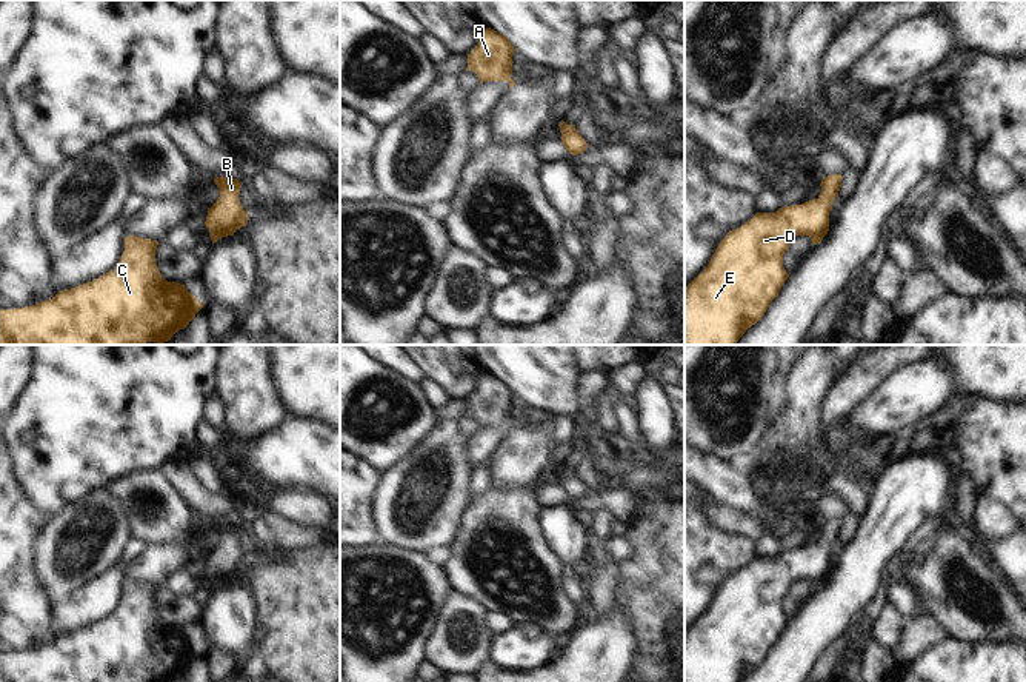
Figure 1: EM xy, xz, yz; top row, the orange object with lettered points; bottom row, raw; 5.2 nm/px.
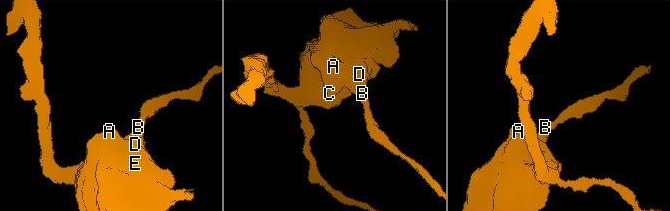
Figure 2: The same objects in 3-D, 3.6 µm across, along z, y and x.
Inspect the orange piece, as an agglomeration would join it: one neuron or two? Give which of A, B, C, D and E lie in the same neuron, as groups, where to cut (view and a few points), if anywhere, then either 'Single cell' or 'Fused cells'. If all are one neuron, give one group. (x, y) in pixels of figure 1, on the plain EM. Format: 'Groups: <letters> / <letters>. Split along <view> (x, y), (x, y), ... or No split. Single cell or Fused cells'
Groups: A B C D E. No split. Single cell

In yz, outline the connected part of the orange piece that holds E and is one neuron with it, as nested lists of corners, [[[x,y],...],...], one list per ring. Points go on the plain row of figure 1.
[[[841,519],[823,522],[821,537],[817,543],[801,550],[781,551],[777,557],[757,557],[743,571],[732,574],[718,588],[709,610],[685,633],[685,682],[741,682],[766,657],[769,648],[778,640],[789,619],[783,613],[783,599],[797,580],[809,580],[817,590],[829,576],[829,557],[841,531]]]

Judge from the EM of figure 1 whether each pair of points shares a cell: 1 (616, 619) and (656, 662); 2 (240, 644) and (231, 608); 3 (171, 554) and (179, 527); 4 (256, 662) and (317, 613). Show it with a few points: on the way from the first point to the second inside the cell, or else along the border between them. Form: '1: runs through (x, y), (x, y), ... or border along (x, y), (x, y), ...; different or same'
1: border along (623, 608), (631, 615), (637, 633), (634, 665); different
2: runs through (234, 635), (231, 618); same
3: border along (186, 542), (154, 544), (148, 547); different
4: border along (257, 650), (268, 665); different

